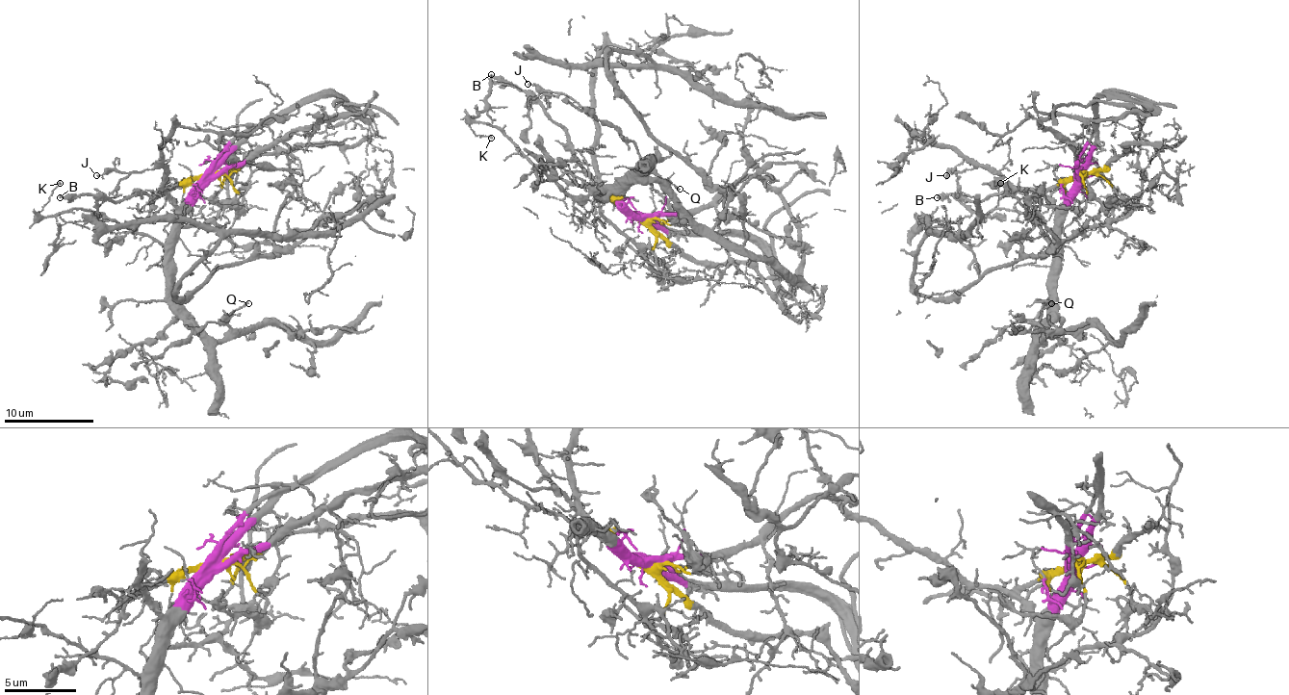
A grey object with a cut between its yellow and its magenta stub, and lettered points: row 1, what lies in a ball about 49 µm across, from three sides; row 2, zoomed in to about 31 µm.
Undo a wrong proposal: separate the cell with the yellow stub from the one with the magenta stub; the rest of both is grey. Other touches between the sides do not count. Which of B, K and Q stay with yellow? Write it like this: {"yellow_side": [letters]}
{"yellow_side": ["B"]}

